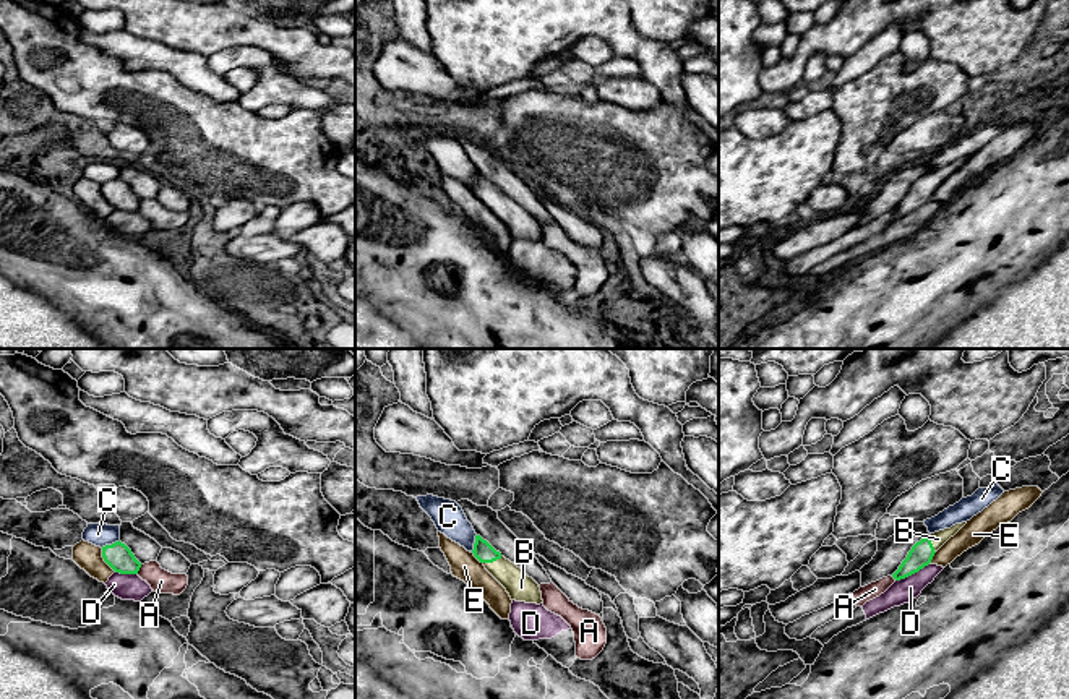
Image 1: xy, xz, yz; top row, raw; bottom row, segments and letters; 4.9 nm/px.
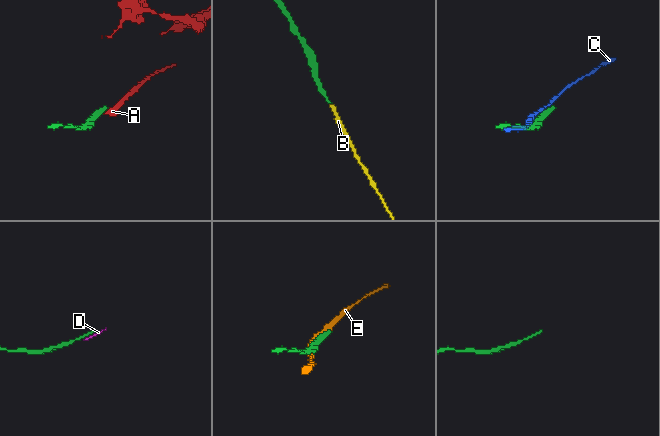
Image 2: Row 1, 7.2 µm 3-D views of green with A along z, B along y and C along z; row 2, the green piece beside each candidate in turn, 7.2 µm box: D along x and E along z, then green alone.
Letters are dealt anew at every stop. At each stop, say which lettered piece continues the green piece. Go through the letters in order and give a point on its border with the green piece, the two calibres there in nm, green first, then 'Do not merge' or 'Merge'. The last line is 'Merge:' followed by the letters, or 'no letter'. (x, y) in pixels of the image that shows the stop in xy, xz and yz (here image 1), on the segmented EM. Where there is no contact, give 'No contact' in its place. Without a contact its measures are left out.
A: Touches green at xy (138, 570). Thickness 140 nm (green) against 120 nm. Do not merge
B: Touches green at xz (492, 561). Thickness 100 nm (green) against 140 nm. Merge
C: Touches green at xy (109, 545). Thickness 140 nm (green) against 110 nm. Do not merge
D: Touches green at yz (912, 573). Thickness 120 nm (green) against 120 nm. Do not merge
E: Touches green at xy (104, 560). Thickness 140 nm (green) against 140 nm. Do not merge
Merge: B

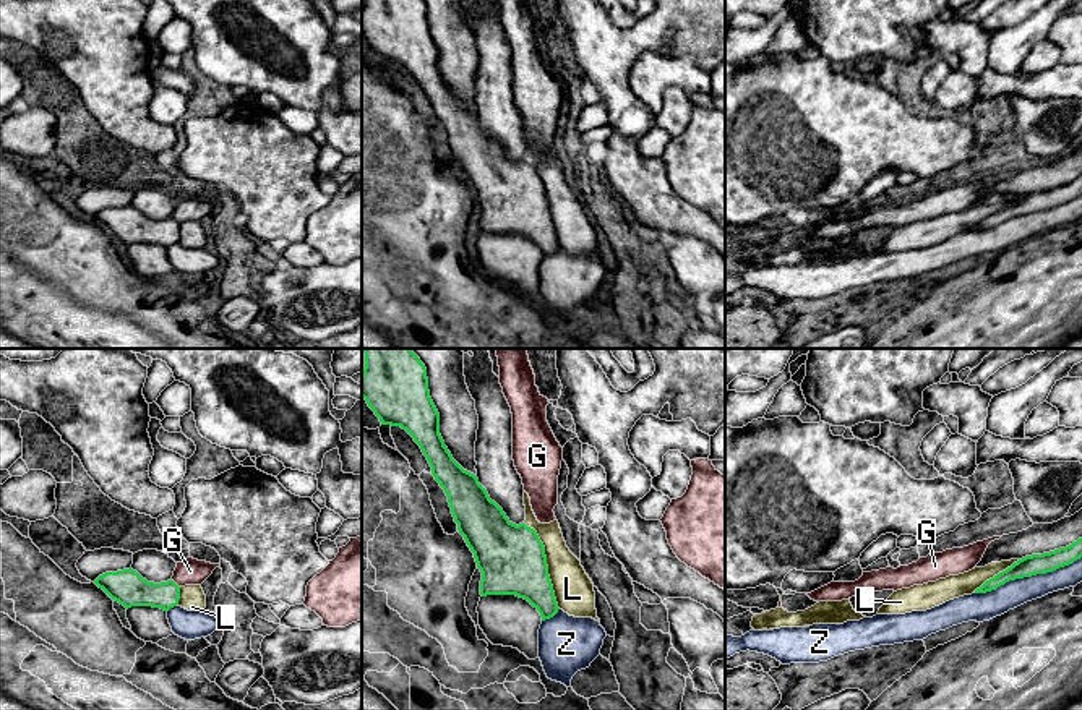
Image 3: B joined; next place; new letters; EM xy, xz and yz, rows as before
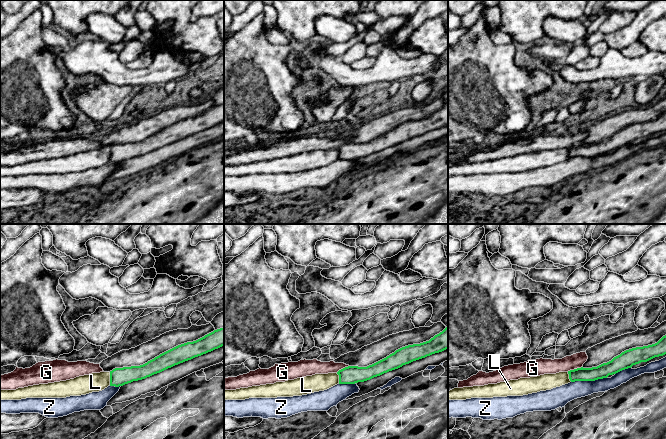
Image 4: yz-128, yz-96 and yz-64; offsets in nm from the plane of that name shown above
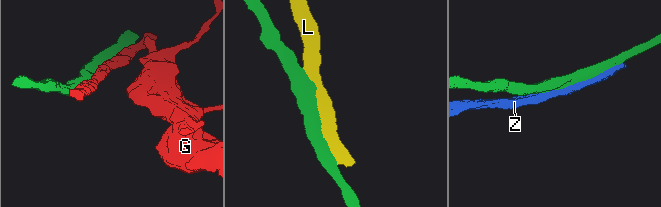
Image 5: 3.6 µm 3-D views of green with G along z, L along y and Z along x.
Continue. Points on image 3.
G: Touches green at xy (176, 584). Thickness 170 nm (green) against 130 nm. Do not merge
L: Touches green at xz (545, 564). Thickness 340 nm (green) against 190 nm. Do not merge
Z: Touches green at yz (1027, 576). Thickness 100 nm (green) against 140 nm. Do not merge
Merge: no letter

